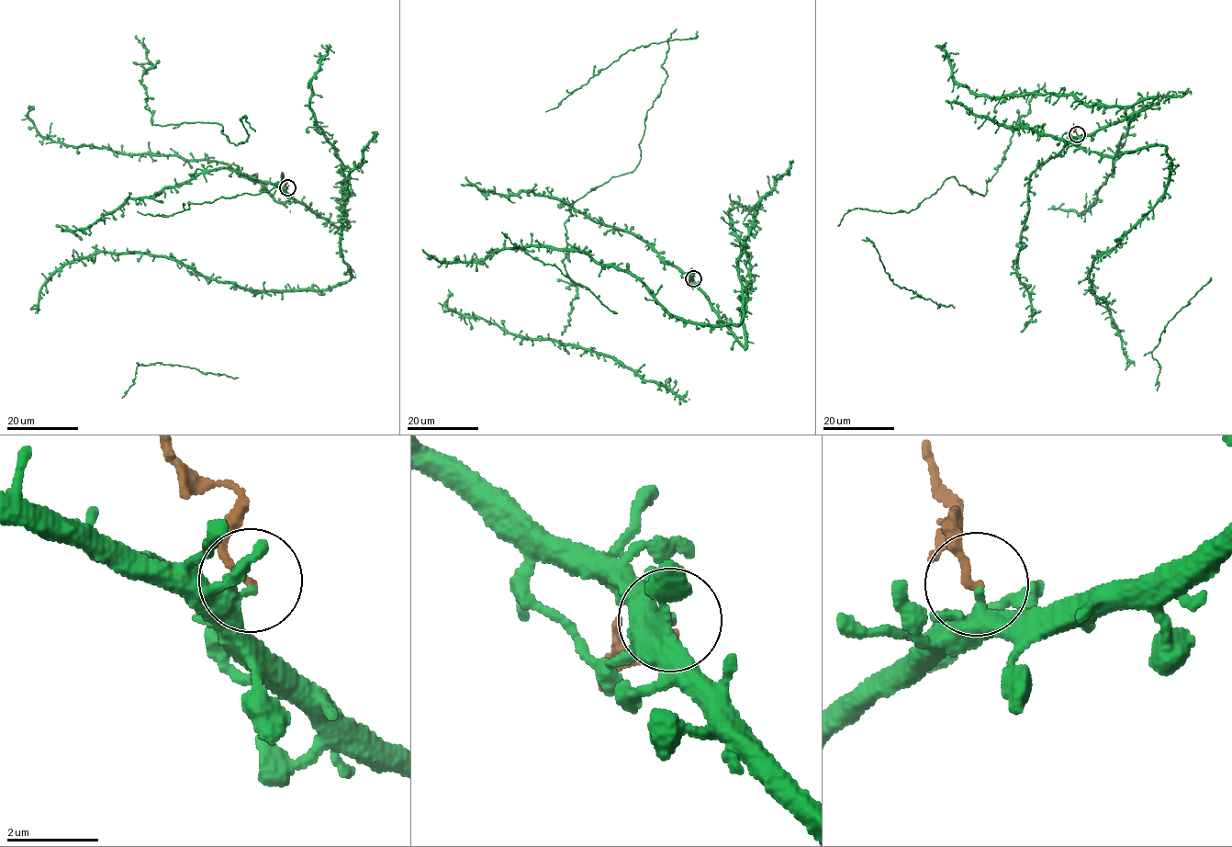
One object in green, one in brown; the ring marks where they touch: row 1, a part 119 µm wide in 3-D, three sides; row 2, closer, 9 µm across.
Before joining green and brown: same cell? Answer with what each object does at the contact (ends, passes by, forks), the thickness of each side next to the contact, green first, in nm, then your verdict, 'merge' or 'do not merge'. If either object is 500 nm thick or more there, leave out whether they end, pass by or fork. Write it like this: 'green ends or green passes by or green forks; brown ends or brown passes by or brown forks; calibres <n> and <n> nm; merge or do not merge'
green passes by; brown ends; calibres 320 and 140 nm; do not merge

